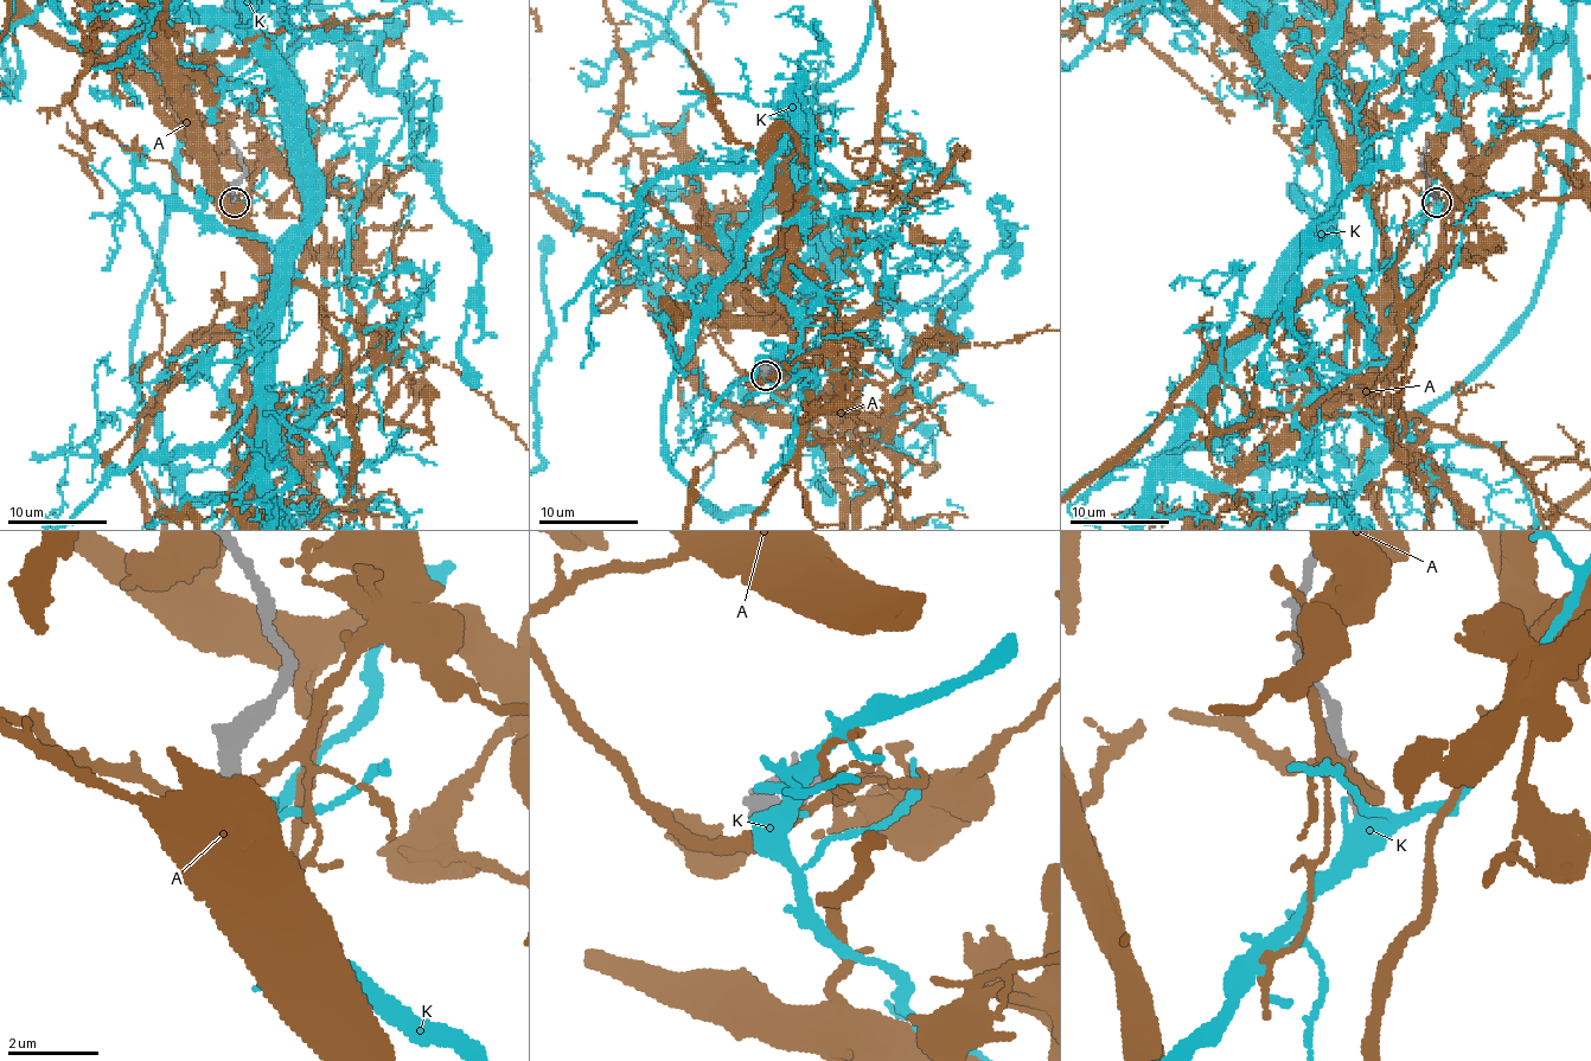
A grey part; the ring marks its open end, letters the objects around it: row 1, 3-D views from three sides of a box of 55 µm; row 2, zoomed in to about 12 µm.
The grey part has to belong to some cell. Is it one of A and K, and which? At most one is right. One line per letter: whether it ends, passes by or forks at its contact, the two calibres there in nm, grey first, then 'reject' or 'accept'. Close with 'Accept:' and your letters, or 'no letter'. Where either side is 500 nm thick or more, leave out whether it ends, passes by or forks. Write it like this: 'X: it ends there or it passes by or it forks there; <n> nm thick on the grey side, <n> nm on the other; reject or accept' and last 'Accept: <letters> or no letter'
A: it passes by; 400 nm thick on the grey side, 260 nm on the other; reject
K: it passes by; 320 nm thick on the grey side, 460 nm on the other; accept
Accept: K

